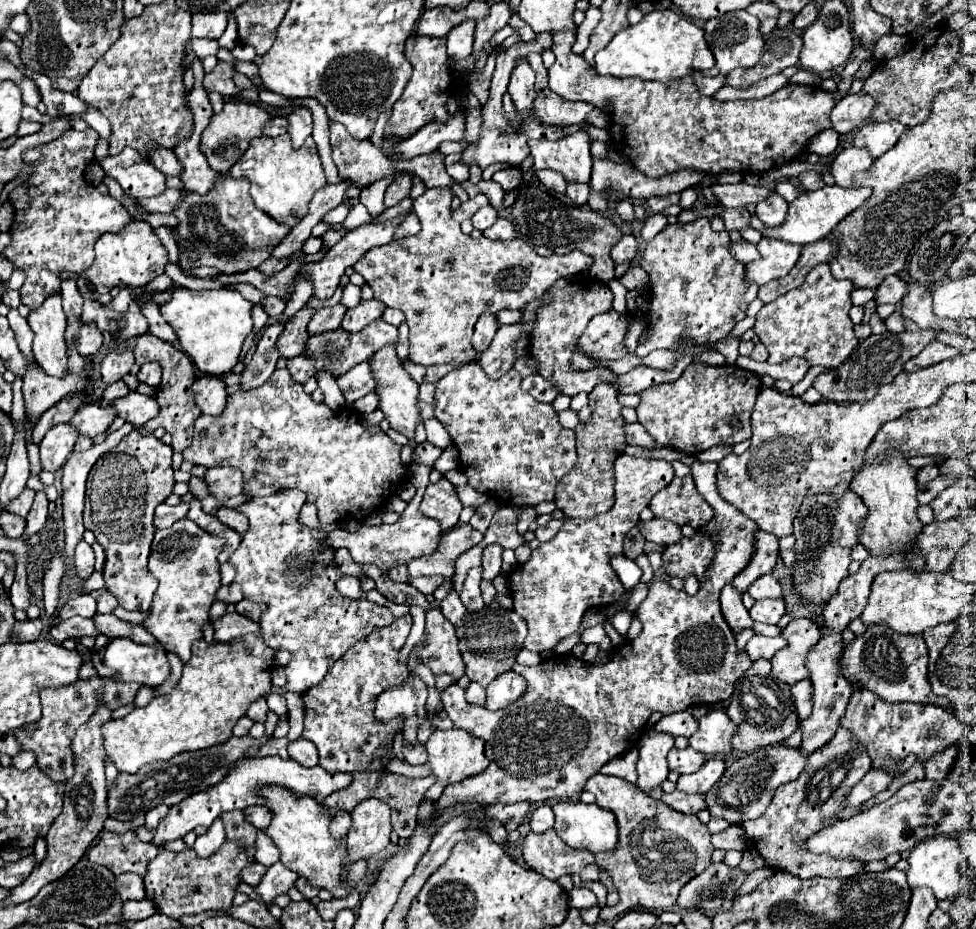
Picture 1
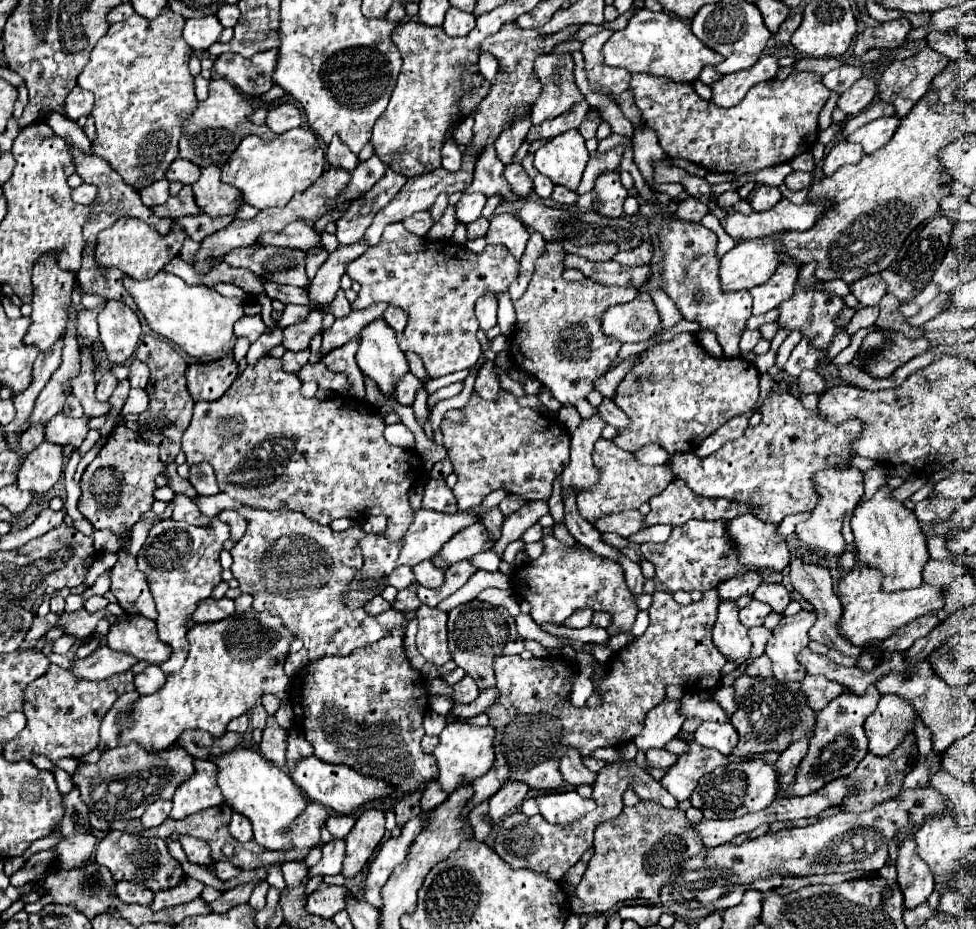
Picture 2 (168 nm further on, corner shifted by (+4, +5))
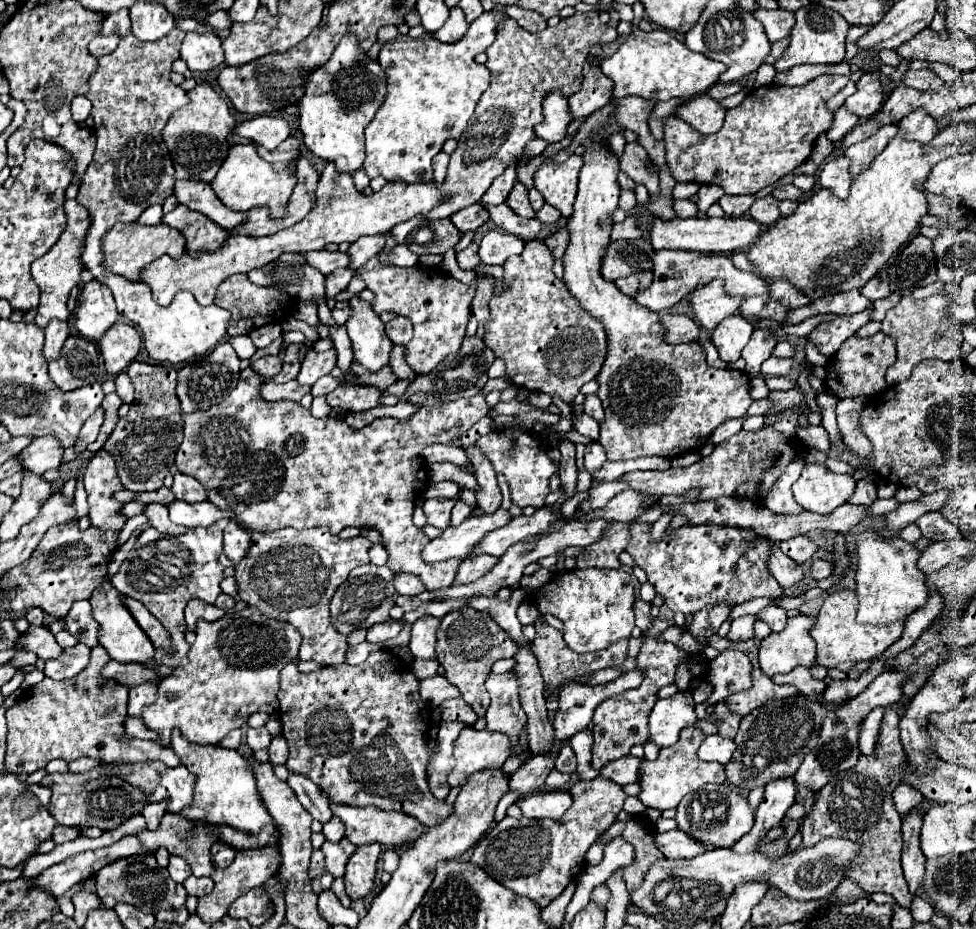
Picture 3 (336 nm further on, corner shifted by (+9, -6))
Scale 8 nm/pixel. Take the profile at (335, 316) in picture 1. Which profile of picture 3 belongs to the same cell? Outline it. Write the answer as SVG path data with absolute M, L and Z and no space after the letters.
M263 356L251 364L251 368L257 374L265 376L265 380L271 380L281 370L281 366L283 366L283 362L279 360L279 356Z

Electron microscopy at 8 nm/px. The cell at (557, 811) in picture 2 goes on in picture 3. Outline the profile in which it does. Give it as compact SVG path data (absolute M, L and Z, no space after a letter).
M533 792L533 796L523 796L517 806L527 818L551 818L561 820L571 808L573 798L569 792Z

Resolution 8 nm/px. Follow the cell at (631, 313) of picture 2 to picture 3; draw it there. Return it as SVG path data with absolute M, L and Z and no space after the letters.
M661 312L659 322L665 330L665 342L689 342L689 340L699 340L701 336L697 324L689 316Z

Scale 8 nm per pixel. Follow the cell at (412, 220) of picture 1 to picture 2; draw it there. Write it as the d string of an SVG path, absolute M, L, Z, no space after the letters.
M424 211L424 213L414 213L412 217L406 217L406 221L404 221L404 227L406 227L410 233L418 235L418 237L424 237L424 235L430 231L432 225L434 225L434 219L430 217L428 211Z

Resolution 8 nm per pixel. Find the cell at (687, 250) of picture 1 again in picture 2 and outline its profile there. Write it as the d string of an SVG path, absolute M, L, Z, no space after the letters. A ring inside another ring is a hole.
M672 221L662 227L660 231L660 245L664 251L662 259L662 279L666 295L676 303L678 311L688 321L700 323L702 329L716 333L718 343L724 349L726 357L738 357L738 341L746 329L746 321L752 315L752 295L748 291L736 293L722 293L718 267L720 261L716 257L716 243L718 237L702 223L686 223L686 221ZM702 291L702 301L694 299L694 293Z

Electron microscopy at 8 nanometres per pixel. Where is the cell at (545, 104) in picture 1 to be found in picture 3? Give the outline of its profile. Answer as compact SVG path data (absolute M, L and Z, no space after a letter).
M553 90L543 98L543 116L543 122L535 126L535 134L547 142L563 140L569 126L569 106L559 90Z

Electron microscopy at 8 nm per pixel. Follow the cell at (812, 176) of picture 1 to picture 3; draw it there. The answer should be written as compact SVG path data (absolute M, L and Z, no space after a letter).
M793 184L787 186L775 186L771 192L777 200L799 200L799 196L803 194L799 188L795 188Z

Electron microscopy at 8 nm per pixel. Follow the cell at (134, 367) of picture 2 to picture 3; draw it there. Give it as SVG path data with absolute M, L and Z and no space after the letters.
M121 372L117 378L115 378L115 384L117 384L117 394L119 398L125 402L125 404L131 404L133 398L135 398L135 388L133 388L133 382L129 378L127 372Z

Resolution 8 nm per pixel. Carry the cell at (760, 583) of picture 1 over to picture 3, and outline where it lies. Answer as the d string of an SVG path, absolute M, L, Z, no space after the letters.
M765 606L759 614L757 614L759 620L763 620L765 624L771 626L773 632L781 632L785 628L785 622L787 622L787 614L783 608L779 606Z

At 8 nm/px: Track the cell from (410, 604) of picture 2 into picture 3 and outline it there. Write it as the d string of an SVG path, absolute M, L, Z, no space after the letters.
M387 620L387 622L375 624L367 632L367 640L369 642L385 642L389 638L395 638L403 626L405 626L405 620Z

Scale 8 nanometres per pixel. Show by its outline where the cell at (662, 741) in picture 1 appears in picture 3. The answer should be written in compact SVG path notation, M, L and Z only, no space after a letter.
M677 692L667 700L657 700L655 708L649 714L649 740L657 748L673 746L679 738L679 732L695 724L695 702L689 692Z

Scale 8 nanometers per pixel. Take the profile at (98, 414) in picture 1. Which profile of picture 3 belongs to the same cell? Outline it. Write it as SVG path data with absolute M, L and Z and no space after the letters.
M41 436L35 438L25 452L19 456L23 460L23 468L29 468L31 472L43 474L51 468L59 468L63 464L63 448L61 442L55 436Z

